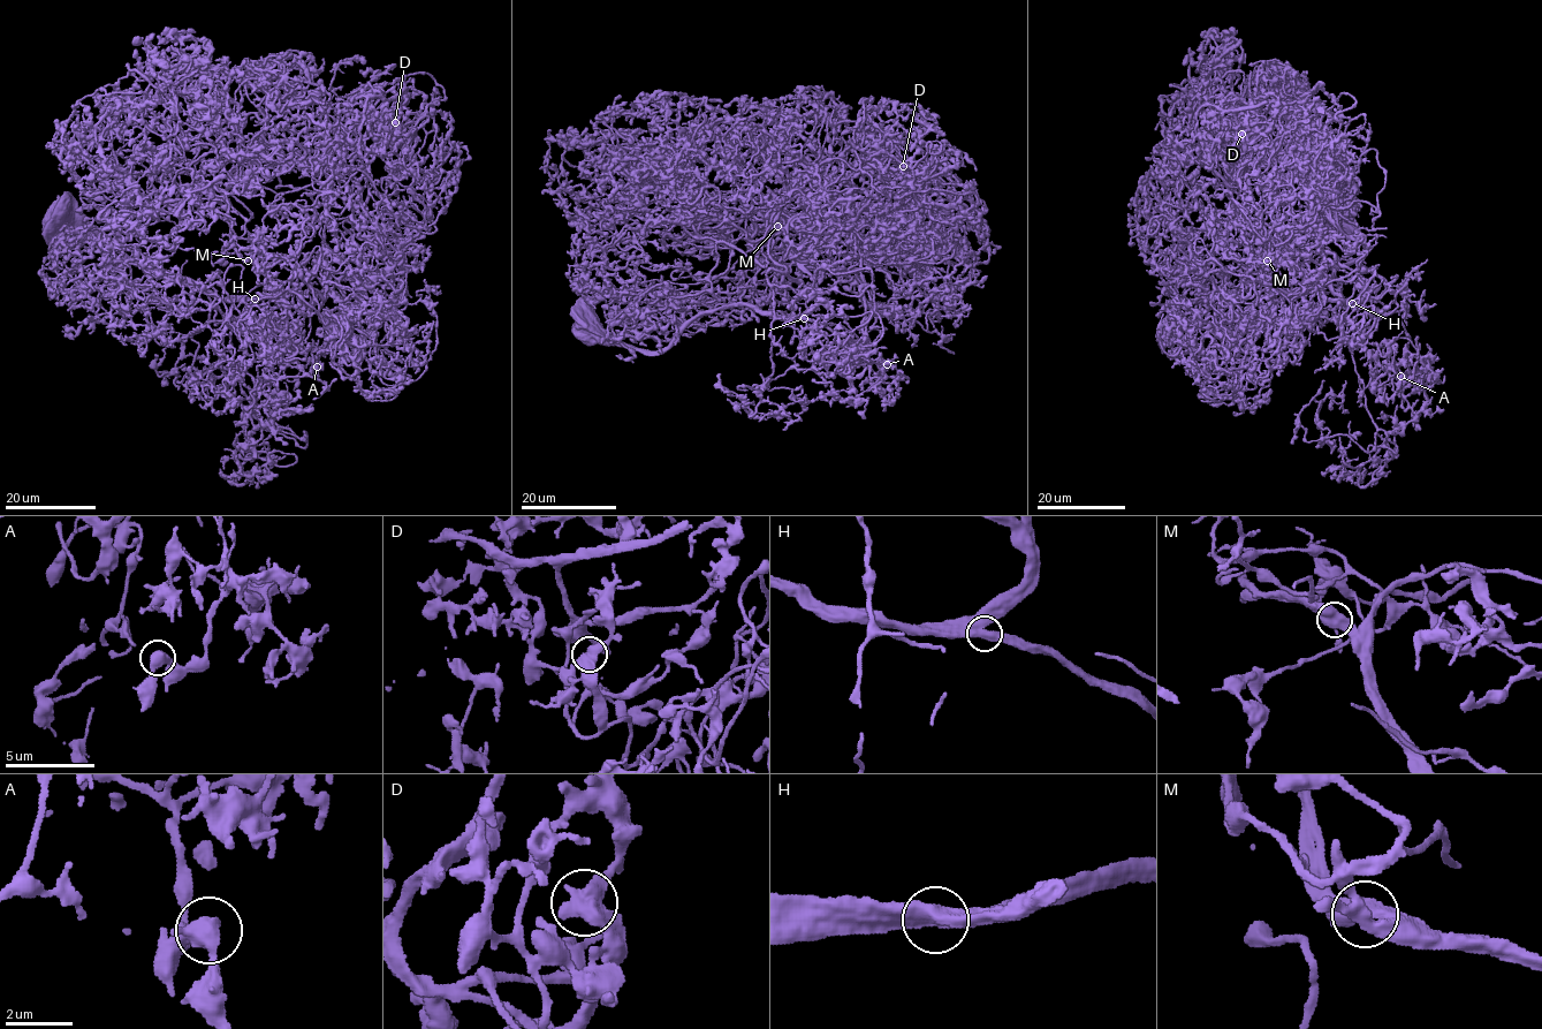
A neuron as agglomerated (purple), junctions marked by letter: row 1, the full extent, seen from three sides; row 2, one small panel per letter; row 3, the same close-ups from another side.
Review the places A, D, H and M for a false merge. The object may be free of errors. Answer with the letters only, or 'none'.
D

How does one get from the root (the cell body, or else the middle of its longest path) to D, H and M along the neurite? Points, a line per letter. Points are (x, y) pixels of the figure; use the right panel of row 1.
D: (1332, 212), (1364, 249), (1332, 288), (1374, 301), (1368, 248), (1286, 144), (1255, 156), (1242, 133)
H: (1332, 212), (1364, 242), (1364, 249), (1357, 258), (1339, 266), (1330, 284), (1343, 301), (1352, 302)
M: (1332, 212), (1364, 242), (1364, 249), (1339, 266), (1330, 284), (1350, 302), (1328, 301), (1307, 274), (1267, 260)

